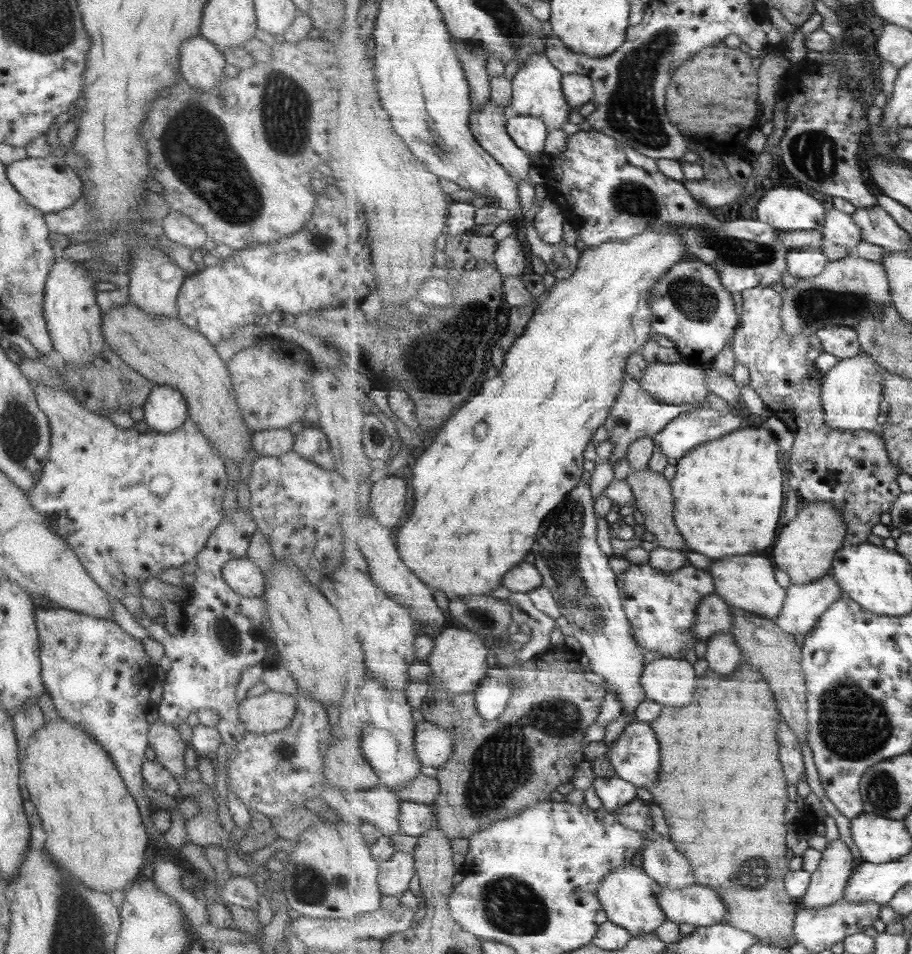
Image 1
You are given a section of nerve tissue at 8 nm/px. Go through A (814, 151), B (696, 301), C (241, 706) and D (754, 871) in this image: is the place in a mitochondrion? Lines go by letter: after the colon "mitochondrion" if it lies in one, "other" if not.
A: mitochondrion
B: mitochondrion
C: other
D: mitochondrion

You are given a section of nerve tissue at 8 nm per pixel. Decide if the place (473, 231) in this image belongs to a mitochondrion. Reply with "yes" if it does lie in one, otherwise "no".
no

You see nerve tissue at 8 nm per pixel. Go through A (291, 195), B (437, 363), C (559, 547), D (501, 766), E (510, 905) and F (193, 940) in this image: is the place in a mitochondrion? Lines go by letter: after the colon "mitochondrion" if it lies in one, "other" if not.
A: other
B: mitochondrion
C: mitochondrion
D: mitochondrion
E: mitochondrion
F: other

